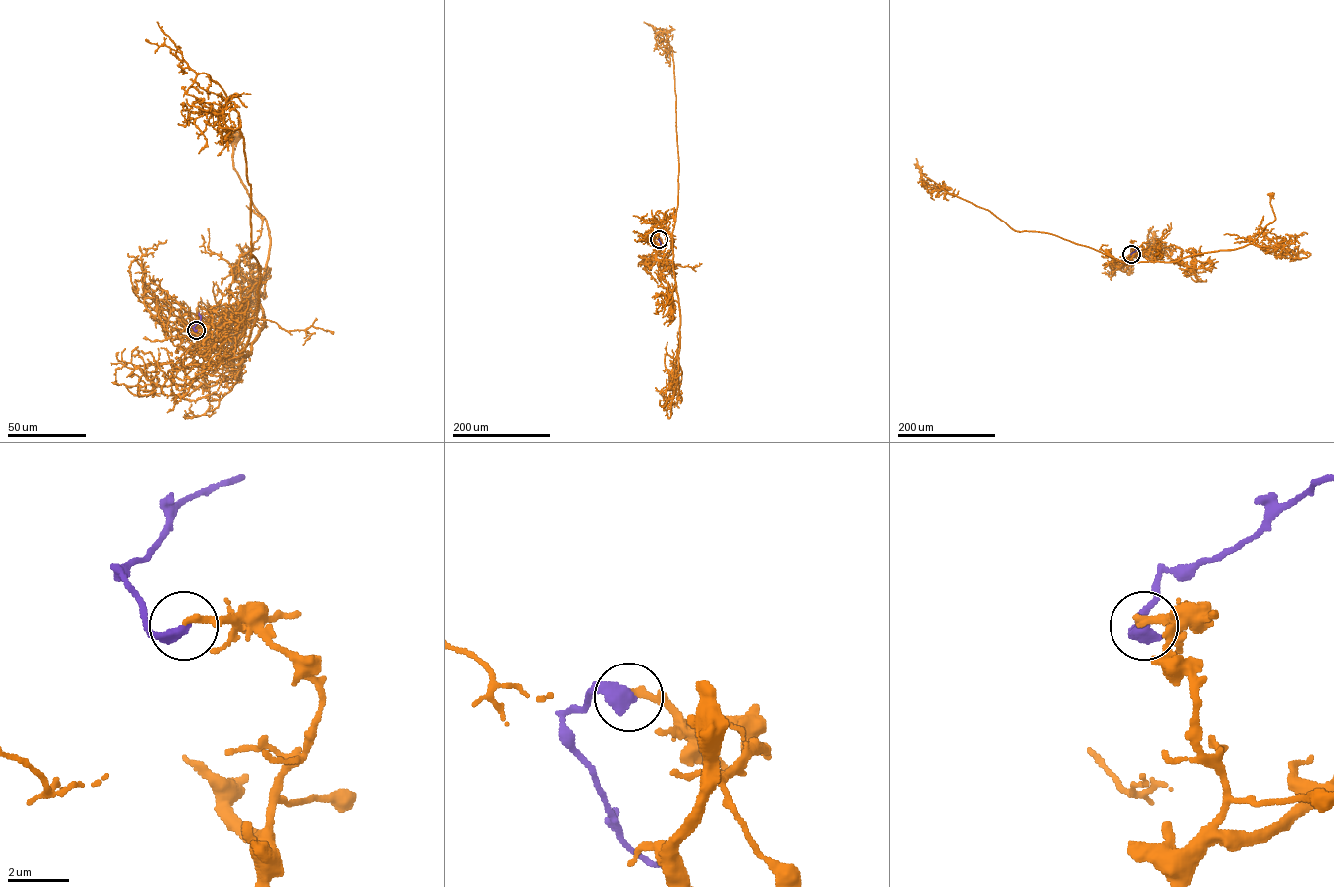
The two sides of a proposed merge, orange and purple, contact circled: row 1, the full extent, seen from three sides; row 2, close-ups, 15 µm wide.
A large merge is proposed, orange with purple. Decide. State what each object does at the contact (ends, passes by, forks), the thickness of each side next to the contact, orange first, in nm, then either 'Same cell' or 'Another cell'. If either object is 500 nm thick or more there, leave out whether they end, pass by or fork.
At the ring orange ends. At the ring purple ends. Thickness 240 nm (orange) against 480 nm. Same cell

